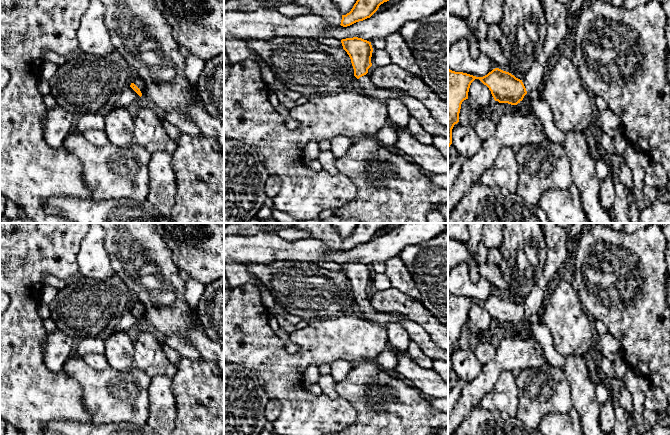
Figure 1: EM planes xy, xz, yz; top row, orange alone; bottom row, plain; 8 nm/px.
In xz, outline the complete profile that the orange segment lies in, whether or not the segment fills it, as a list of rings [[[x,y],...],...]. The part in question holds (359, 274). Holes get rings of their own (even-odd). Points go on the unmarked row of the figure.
[[[353,261],[341,264],[343,273],[351,283],[354,300],[357,302],[355,311],[363,318],[386,327],[387,324],[397,322],[408,332],[410,339],[418,344],[425,355],[433,360],[448,362],[448,351],[439,347],[425,331],[425,329],[409,318],[396,319],[390,313],[376,311],[371,306],[368,293],[372,290],[373,272],[371,266]]]

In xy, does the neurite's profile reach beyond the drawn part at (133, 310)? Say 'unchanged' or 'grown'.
grown

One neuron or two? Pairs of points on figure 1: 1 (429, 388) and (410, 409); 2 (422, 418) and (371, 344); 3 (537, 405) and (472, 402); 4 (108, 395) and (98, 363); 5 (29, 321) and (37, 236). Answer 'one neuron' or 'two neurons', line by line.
1: two neurons
2: two neurons
3: two neurons
4: two neurons
5: one neuron

